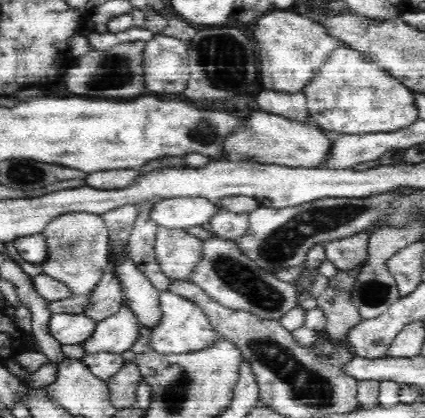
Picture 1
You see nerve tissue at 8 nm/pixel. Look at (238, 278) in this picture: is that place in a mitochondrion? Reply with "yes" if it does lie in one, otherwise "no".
yes

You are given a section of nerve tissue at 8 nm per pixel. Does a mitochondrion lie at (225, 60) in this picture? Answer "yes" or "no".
yes

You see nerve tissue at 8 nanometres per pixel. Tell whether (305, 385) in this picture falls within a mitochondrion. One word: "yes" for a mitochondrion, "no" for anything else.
yes

